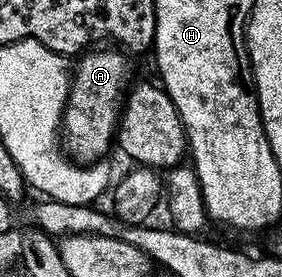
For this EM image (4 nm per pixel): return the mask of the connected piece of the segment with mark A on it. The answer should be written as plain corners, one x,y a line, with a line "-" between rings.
89,49
75,60
70,75
68,103
64,107
62,147
73,163
81,165
101,162
104,154
114,147
122,100
133,82
129,56
123,50
100,50
104,49

